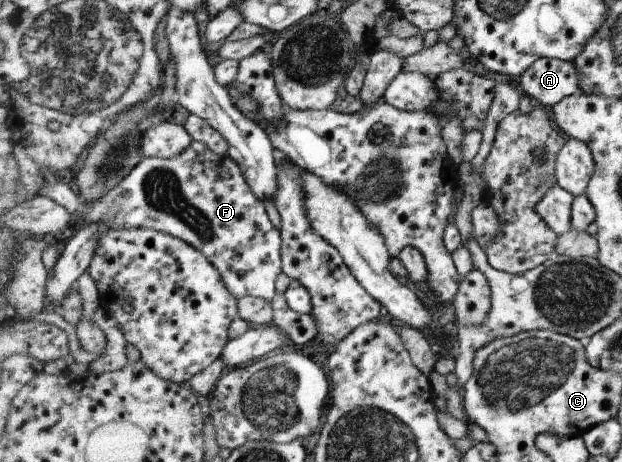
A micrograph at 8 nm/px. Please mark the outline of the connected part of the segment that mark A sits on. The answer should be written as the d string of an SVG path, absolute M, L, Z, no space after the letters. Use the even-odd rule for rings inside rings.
M541 58L519 77L519 89L537 105L553 109L563 98L582 93L581 81L572 61Z

